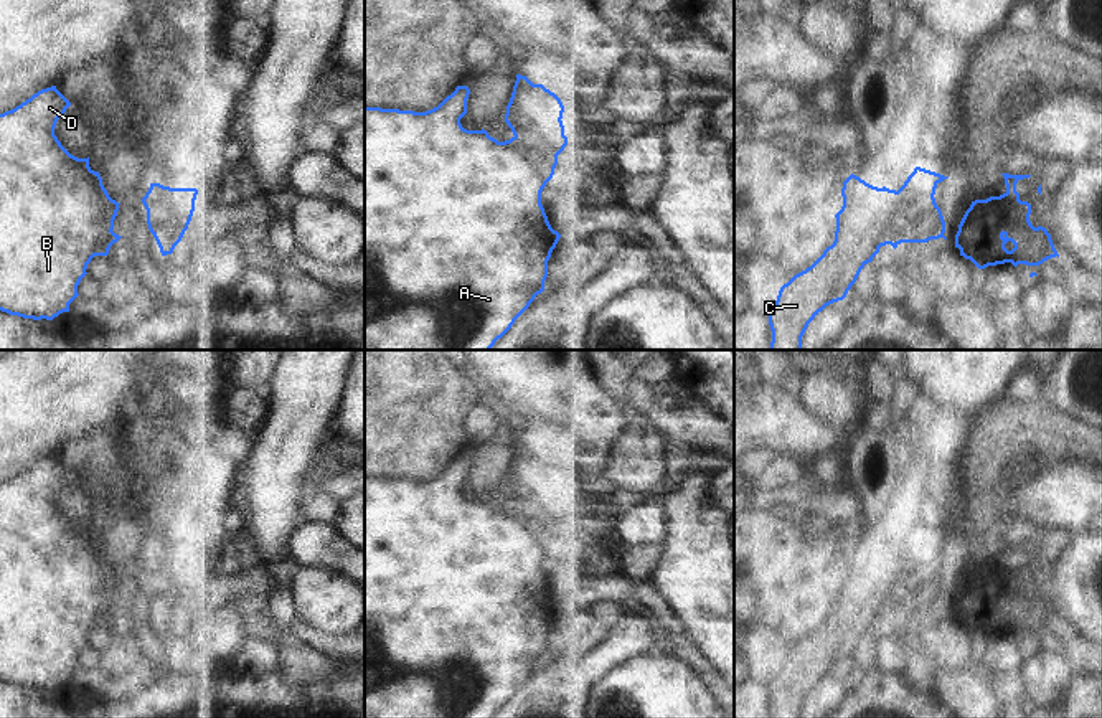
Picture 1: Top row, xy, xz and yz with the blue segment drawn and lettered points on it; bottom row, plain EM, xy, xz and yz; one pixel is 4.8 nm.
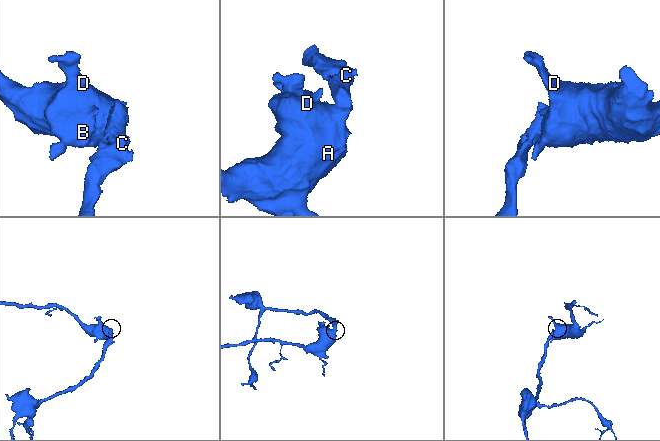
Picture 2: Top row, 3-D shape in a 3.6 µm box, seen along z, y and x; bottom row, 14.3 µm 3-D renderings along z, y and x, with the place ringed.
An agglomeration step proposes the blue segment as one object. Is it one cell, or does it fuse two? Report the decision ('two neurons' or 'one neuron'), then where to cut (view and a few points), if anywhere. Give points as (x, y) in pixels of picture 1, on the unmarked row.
two neurons; cut in yz along (896, 562), (888, 575), (890, 613)

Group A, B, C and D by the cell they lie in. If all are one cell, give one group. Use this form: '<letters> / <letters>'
A B D / C

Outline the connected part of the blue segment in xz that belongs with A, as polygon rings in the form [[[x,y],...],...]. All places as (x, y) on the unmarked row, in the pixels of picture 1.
[[[457,456],[437,477],[426,482],[365,477],[365,718],[492,718],[544,660],[548,631],[561,604],[548,591],[541,561],[554,545],[567,507],[546,503],[498,512],[483,498],[467,500],[460,489],[467,484],[469,464],[467,456]]]

